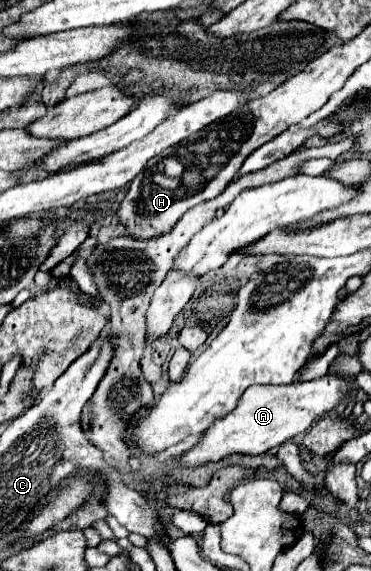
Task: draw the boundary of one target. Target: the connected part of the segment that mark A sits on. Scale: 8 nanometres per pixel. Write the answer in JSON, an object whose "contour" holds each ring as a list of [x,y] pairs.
{"contour":[[[325,375],[313,381],[305,381],[305,383],[289,383],[289,385],[253,385],[245,391],[245,395],[241,395],[239,405],[225,415],[223,419],[217,419],[217,423],[213,423],[213,427],[207,429],[205,439],[201,439],[193,449],[189,449],[183,457],[185,465],[199,465],[205,461],[221,461],[227,455],[233,453],[243,453],[243,455],[259,455],[265,453],[273,447],[279,447],[281,443],[293,439],[299,433],[305,433],[313,421],[325,417],[329,411],[333,411],[335,407],[339,407],[347,397],[349,397],[349,383],[337,375]]]}

